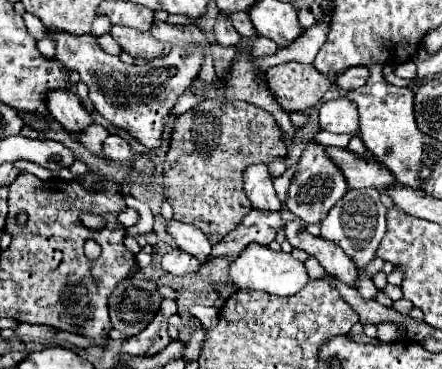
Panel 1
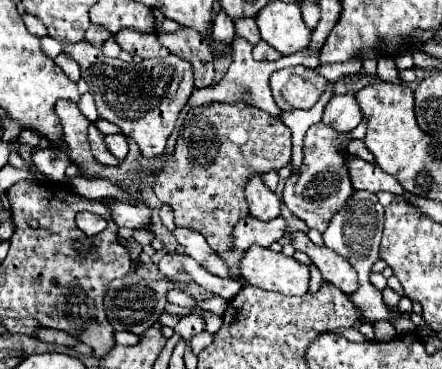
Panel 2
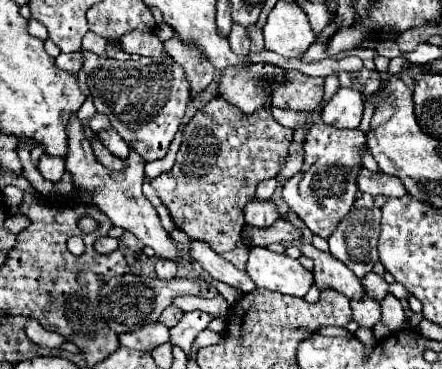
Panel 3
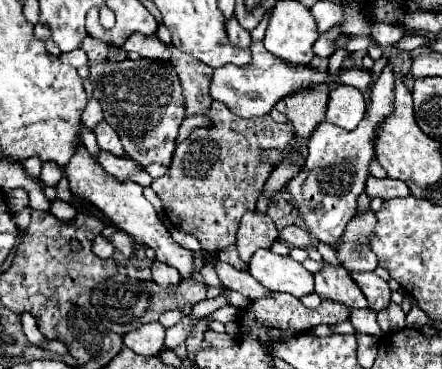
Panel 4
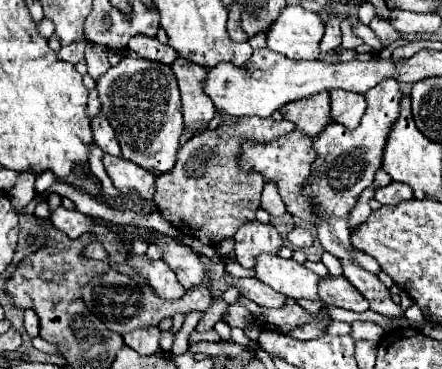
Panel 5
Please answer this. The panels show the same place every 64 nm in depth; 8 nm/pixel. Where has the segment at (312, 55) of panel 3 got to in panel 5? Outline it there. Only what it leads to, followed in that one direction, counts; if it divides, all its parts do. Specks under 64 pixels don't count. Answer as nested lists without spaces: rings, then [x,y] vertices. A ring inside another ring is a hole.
[[[332,16],[330,22],[326,22],[326,34],[322,40],[322,54],[334,50],[340,46],[340,18]]]

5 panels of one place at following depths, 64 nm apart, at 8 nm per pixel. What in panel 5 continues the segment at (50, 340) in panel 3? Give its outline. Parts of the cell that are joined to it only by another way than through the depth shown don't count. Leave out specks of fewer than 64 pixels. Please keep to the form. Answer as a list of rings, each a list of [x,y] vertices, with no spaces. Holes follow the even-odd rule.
[[[26,310],[26,314],[24,314],[24,316],[26,316],[26,318],[24,318],[24,326],[26,326],[26,332],[28,332],[28,336],[30,336],[30,338],[38,336],[40,320],[38,320],[36,312],[34,312],[34,310]]]

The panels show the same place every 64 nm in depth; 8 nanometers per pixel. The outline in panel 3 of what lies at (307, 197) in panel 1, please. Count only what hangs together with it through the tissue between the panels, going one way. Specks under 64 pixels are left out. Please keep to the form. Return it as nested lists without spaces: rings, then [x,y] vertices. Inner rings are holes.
[[[316,122],[310,126],[304,142],[304,166],[302,180],[298,184],[300,196],[290,196],[284,188],[284,200],[288,206],[304,220],[312,234],[320,238],[330,238],[344,216],[352,210],[358,198],[358,172],[362,168],[362,154],[366,150],[366,134],[362,130],[338,130],[328,124]]]

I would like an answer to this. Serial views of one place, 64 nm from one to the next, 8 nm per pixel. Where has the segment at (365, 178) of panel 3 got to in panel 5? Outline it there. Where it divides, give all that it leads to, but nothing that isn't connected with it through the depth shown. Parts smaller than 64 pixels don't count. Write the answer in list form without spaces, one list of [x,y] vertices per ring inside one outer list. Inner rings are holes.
[[[390,182],[388,186],[384,188],[378,188],[374,198],[380,202],[380,204],[386,204],[386,206],[396,206],[404,200],[412,200],[414,194],[412,194],[412,188],[408,188],[406,184],[400,184],[400,182]]]

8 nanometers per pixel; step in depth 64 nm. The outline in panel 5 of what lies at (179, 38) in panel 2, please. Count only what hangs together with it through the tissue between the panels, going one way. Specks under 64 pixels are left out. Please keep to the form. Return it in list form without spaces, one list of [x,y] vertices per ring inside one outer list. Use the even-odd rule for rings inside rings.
[[[178,58],[172,64],[174,76],[178,80],[178,88],[182,94],[182,114],[184,126],[192,130],[192,134],[200,134],[208,130],[208,122],[214,118],[216,110],[212,100],[204,94],[202,84],[206,76],[206,68],[200,68],[184,58]]]

